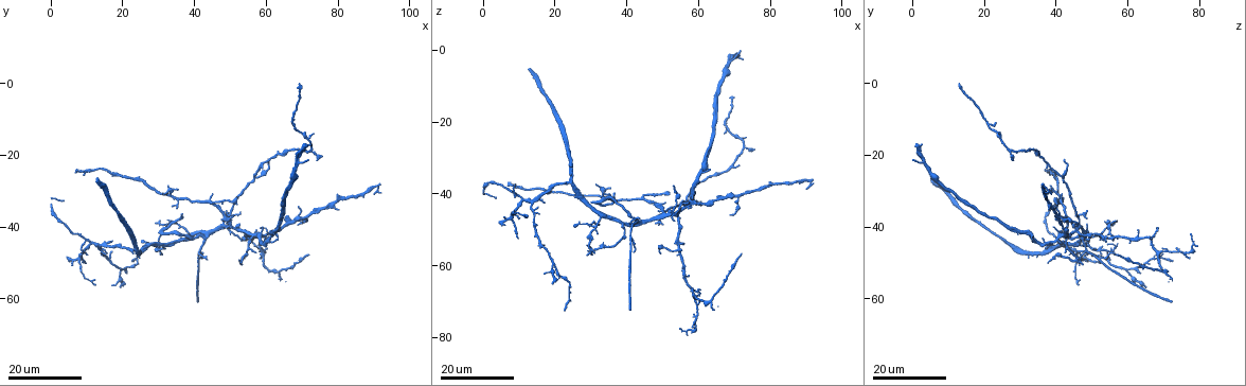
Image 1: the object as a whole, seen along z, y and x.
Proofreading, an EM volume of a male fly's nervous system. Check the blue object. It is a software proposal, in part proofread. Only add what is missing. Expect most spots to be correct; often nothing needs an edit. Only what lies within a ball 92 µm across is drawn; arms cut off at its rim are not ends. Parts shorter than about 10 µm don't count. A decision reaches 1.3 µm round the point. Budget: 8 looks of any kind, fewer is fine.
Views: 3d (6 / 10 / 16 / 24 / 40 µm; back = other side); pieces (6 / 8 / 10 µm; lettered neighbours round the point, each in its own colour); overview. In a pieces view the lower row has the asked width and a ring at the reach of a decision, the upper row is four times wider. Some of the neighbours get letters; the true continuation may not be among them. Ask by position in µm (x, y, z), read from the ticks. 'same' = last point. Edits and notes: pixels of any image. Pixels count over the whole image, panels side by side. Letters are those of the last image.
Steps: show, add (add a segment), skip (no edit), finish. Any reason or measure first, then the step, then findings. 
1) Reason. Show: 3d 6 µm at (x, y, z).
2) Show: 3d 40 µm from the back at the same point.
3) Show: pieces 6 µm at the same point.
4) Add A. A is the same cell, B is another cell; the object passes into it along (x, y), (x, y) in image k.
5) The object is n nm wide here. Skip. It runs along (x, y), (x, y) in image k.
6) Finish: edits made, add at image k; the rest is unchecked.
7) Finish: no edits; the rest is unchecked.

Branch stops here. Show: 3d 24 µm at (72.0, 47.5, 57.5).

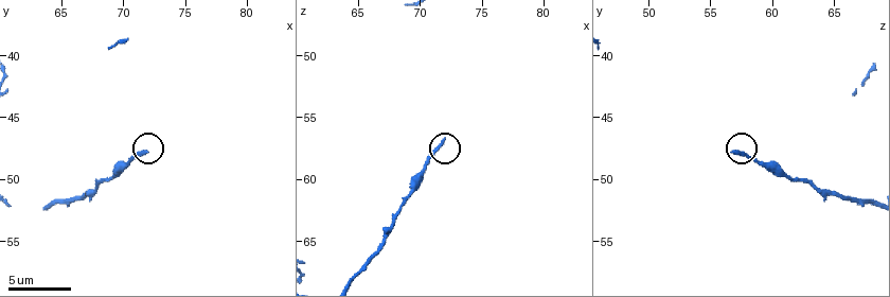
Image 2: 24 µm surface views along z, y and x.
Show: pieces 8 µm at (72.0, 47.8, 56.6).

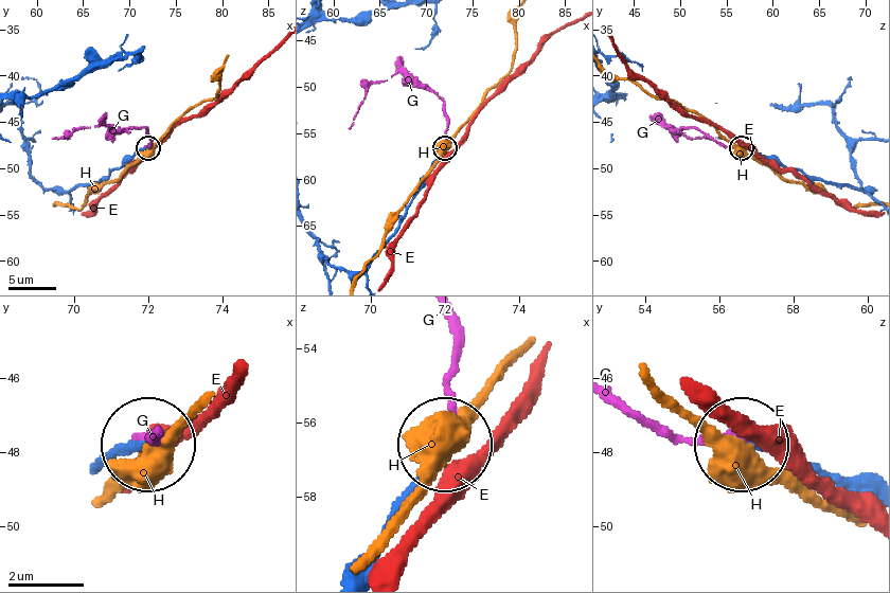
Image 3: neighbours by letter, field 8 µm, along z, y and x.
Skip. E, G and H are other cells; no lettered segment goes on from it.

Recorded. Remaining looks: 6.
Branch stops here. Show: 3d 16 µm at (39.5, 43.0, 52.0).

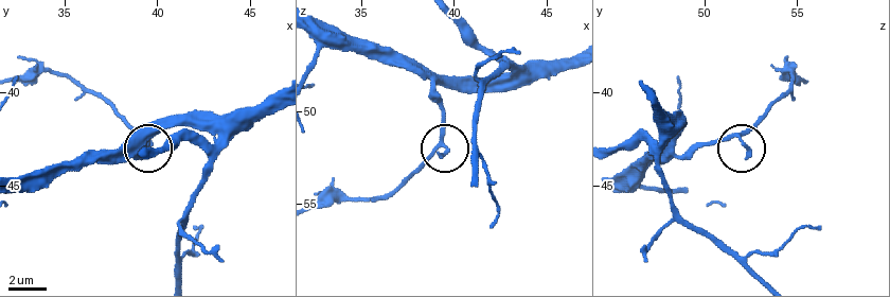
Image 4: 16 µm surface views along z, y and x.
Show: pieces 6 µm at (39.3, 43.5, 52.4).

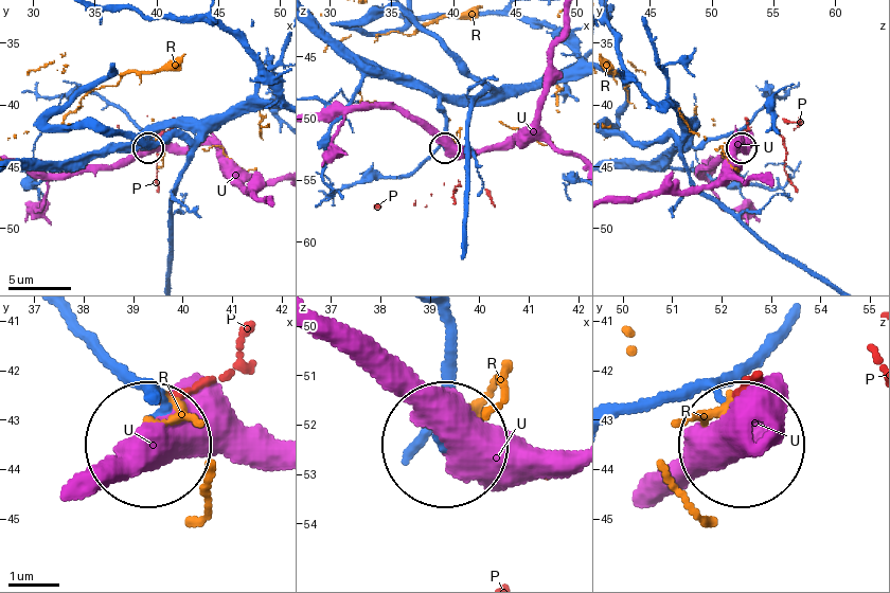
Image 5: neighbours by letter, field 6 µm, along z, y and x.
The object is 210 nm wide here. Skip. P, R and U are other cells; it runs along (450, 322), (450, 444) in image 5; no lettered segment goes on from it.

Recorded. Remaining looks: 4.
Free end. Show: 3d 24 µm at (43.5, 49.5, 46.5).

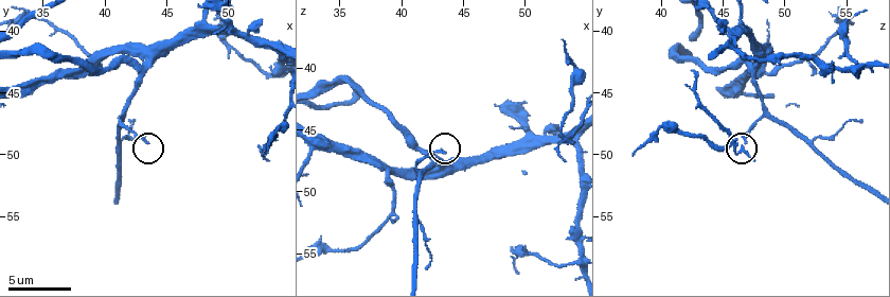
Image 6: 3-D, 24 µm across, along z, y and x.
Show: pieces 6 µm at (43.4, 48.8, 46.6).

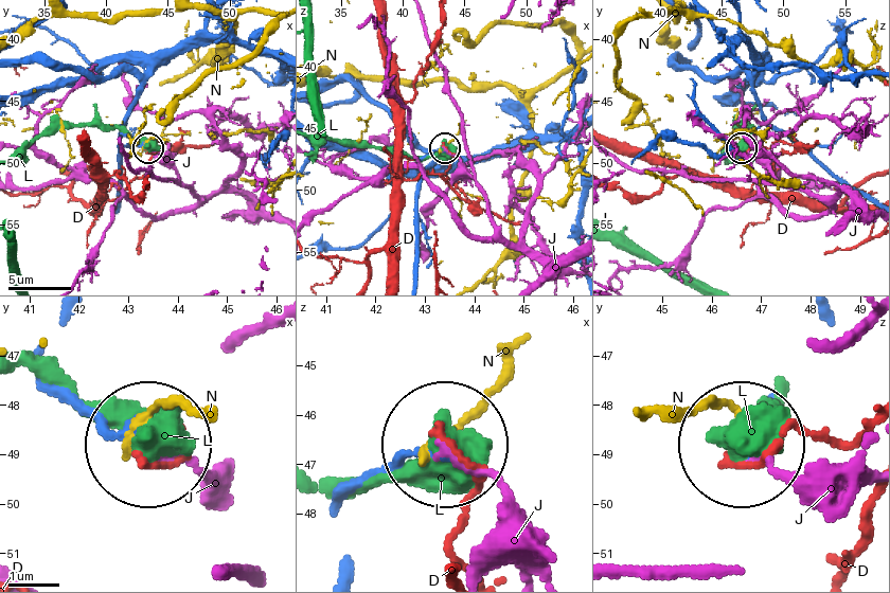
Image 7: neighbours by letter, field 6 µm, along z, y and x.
Skip. D, J, L and N are other cells; it runs along (350, 495), (433, 448) in image 7; none of them fits.

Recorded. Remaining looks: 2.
Branch stops here. Show: 3d 24 µm at (25.5, 44.5, 49.0).

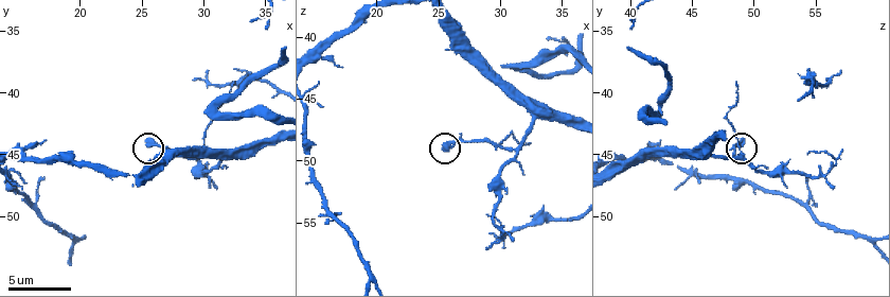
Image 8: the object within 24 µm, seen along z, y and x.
Show: pieces 10 µm at (25.6, 43.6, 49.0).

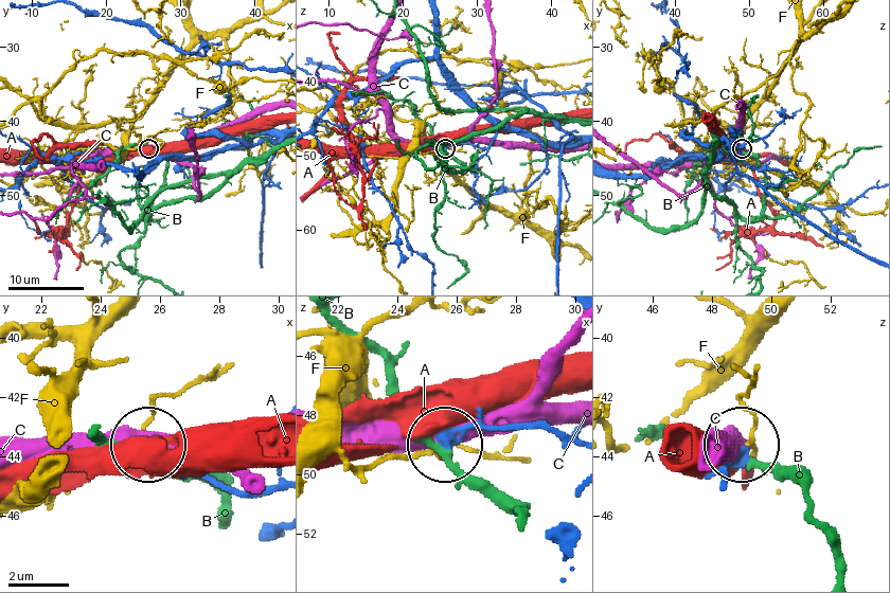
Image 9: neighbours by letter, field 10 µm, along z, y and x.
Skip. A, B, C and F are other cells; it runs along (573, 442), (536, 426), (475, 426), (447, 442) in image 9; no lettered segment goes on from it.

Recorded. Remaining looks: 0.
Finish: no edits; the rest is unchecked.

